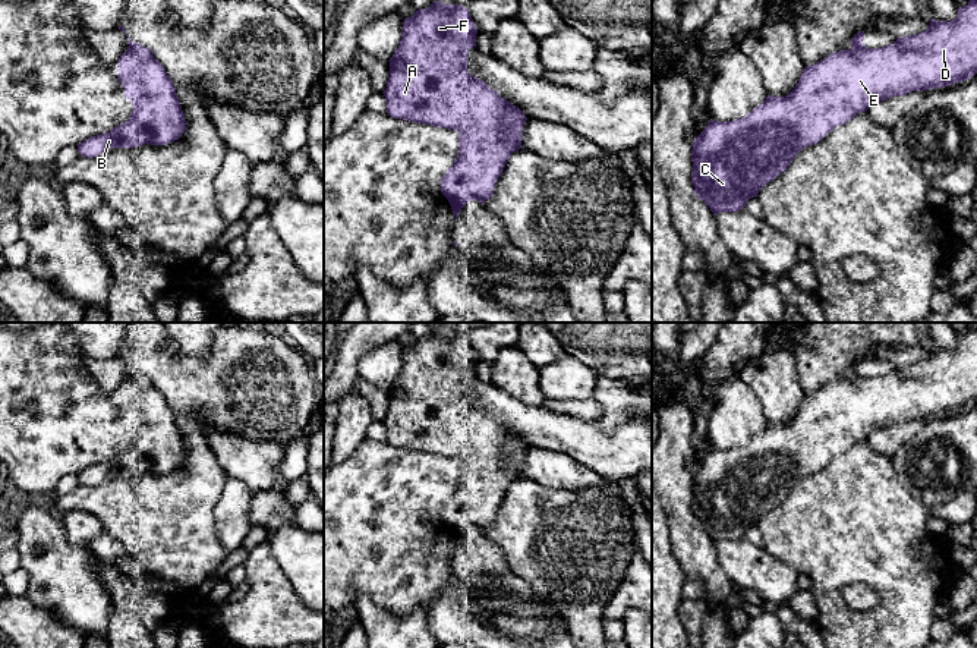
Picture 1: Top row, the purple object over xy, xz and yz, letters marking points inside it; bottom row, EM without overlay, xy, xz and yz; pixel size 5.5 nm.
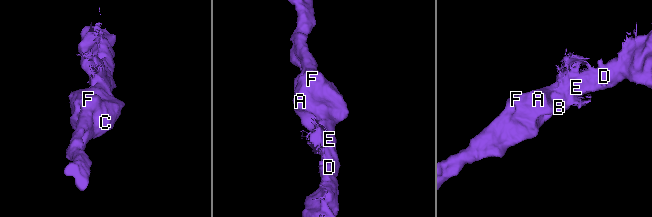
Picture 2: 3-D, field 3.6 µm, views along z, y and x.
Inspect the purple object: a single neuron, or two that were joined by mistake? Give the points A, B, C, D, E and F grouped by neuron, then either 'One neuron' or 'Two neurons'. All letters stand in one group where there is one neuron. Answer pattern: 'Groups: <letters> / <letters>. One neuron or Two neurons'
Groups: A B C D E F. One neuron

